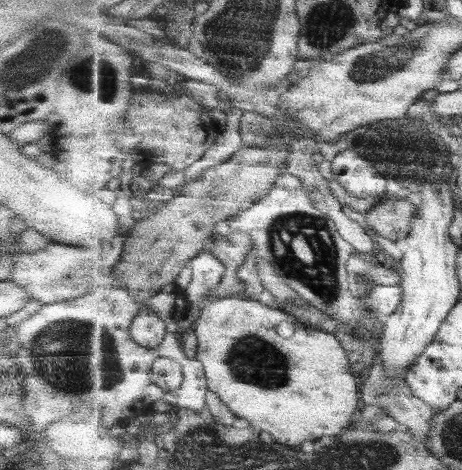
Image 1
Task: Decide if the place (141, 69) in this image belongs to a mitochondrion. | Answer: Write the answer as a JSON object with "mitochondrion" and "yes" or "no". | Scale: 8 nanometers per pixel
{"mitochondrion":"no"}

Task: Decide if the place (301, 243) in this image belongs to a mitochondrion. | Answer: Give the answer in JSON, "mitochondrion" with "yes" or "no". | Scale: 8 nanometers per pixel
{"mitochondrion":"yes"}

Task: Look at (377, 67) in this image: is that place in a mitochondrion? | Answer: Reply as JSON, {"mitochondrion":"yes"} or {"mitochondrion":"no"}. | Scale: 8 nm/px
{"mitochondrion":"yes"}

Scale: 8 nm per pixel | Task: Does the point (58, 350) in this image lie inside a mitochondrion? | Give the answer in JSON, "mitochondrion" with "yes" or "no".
{"mitochondrion":"yes"}

